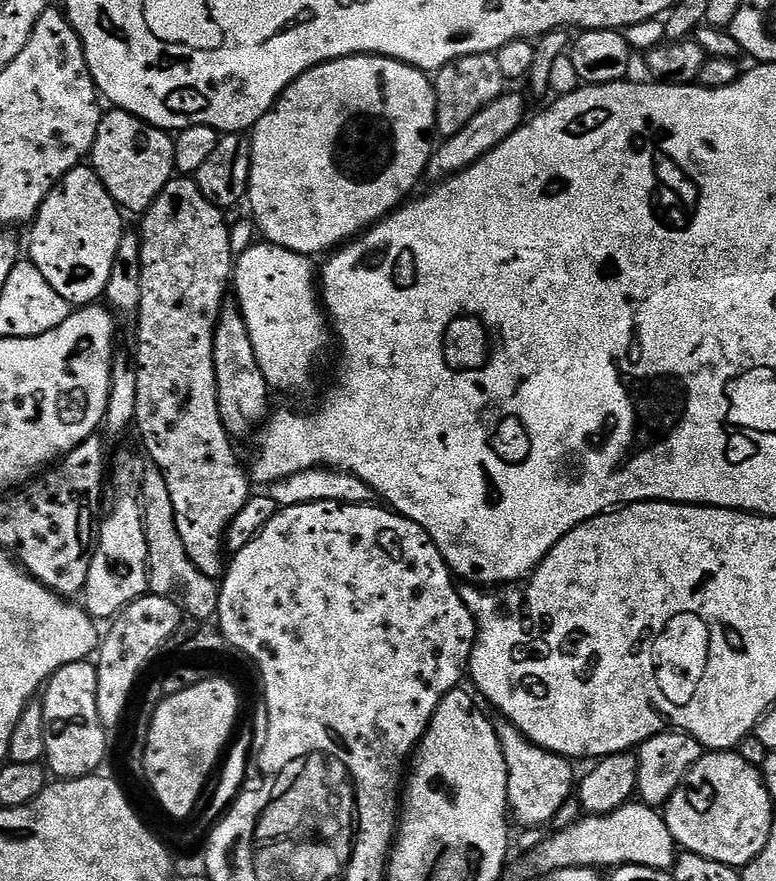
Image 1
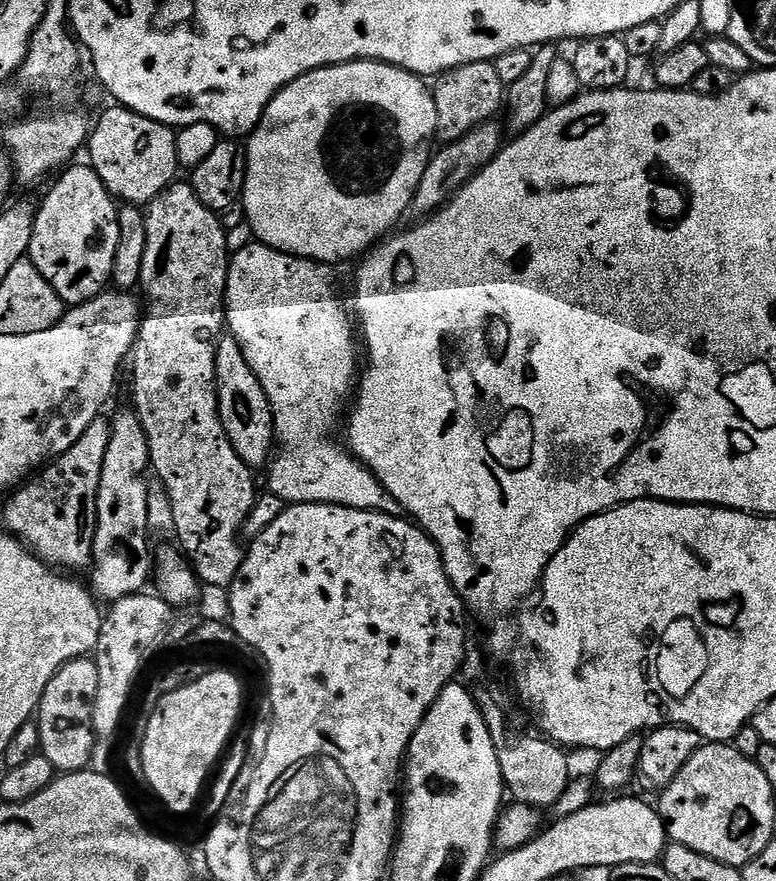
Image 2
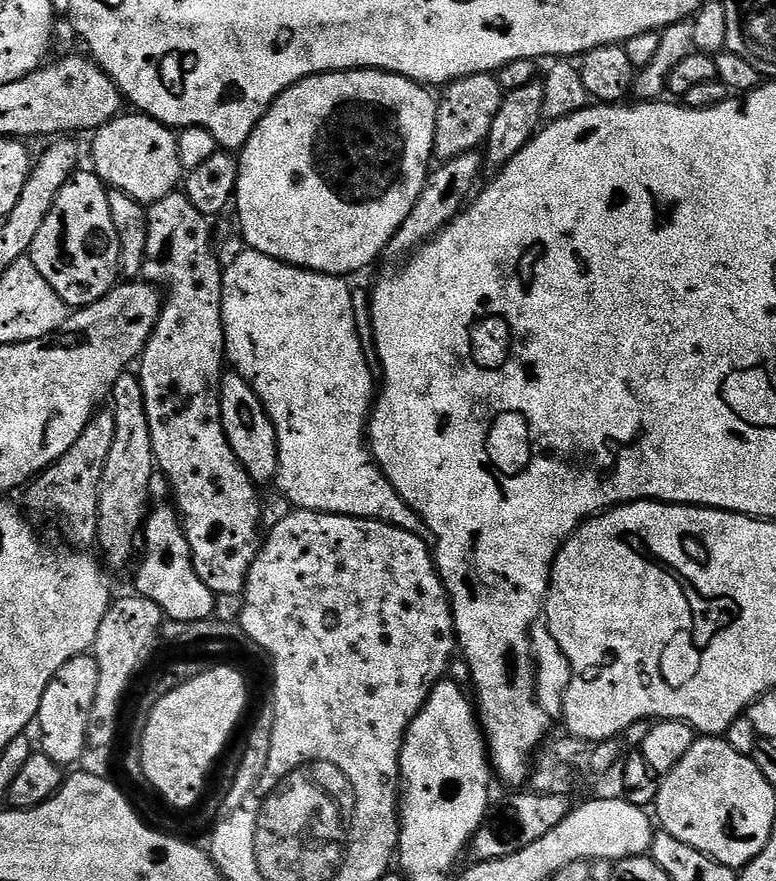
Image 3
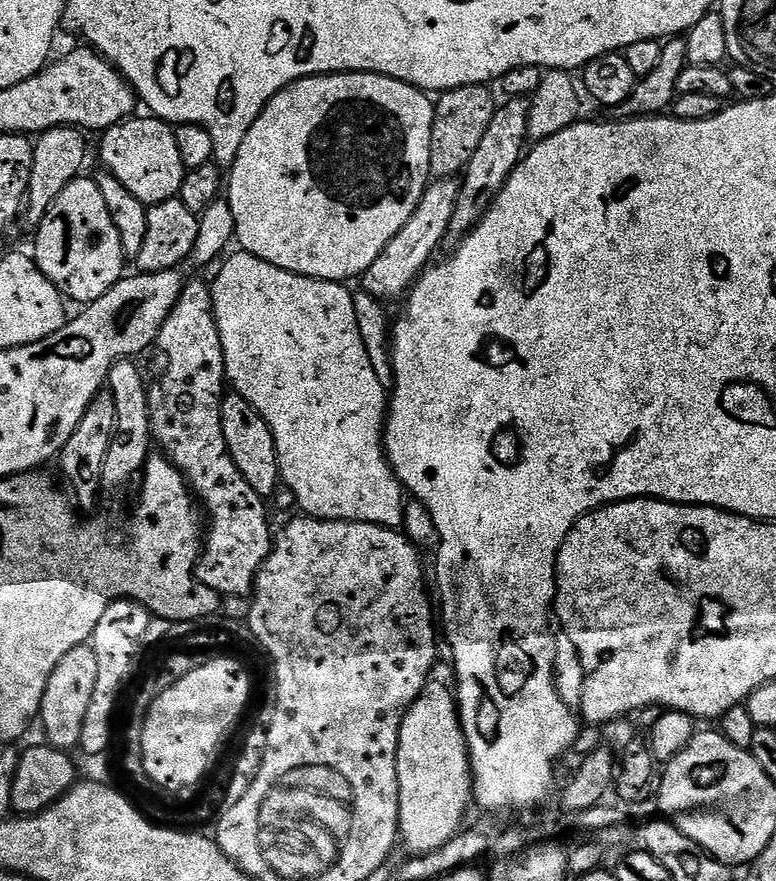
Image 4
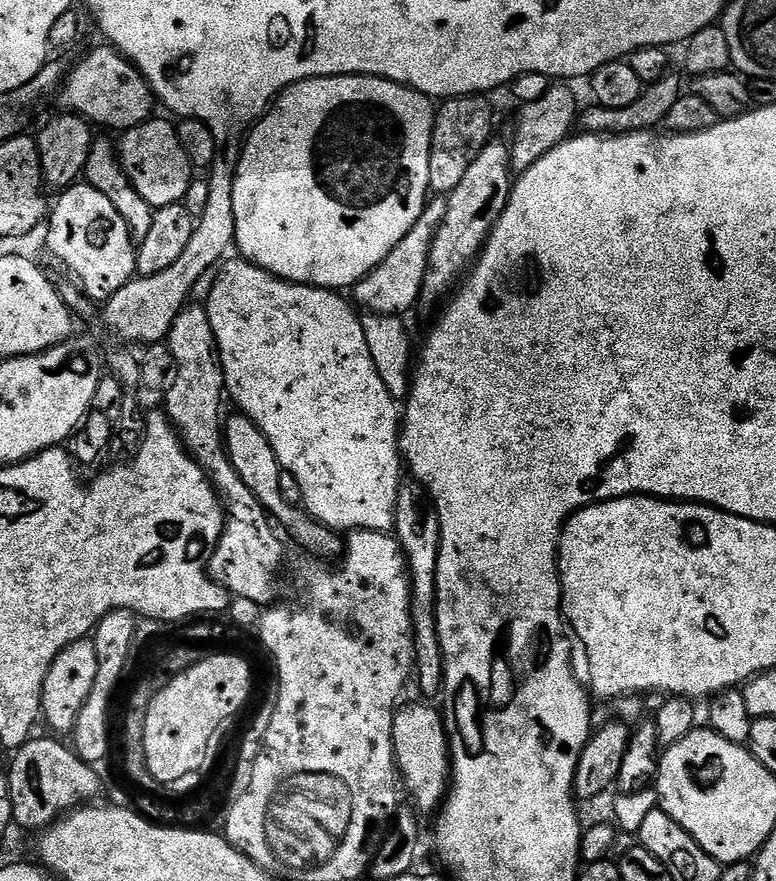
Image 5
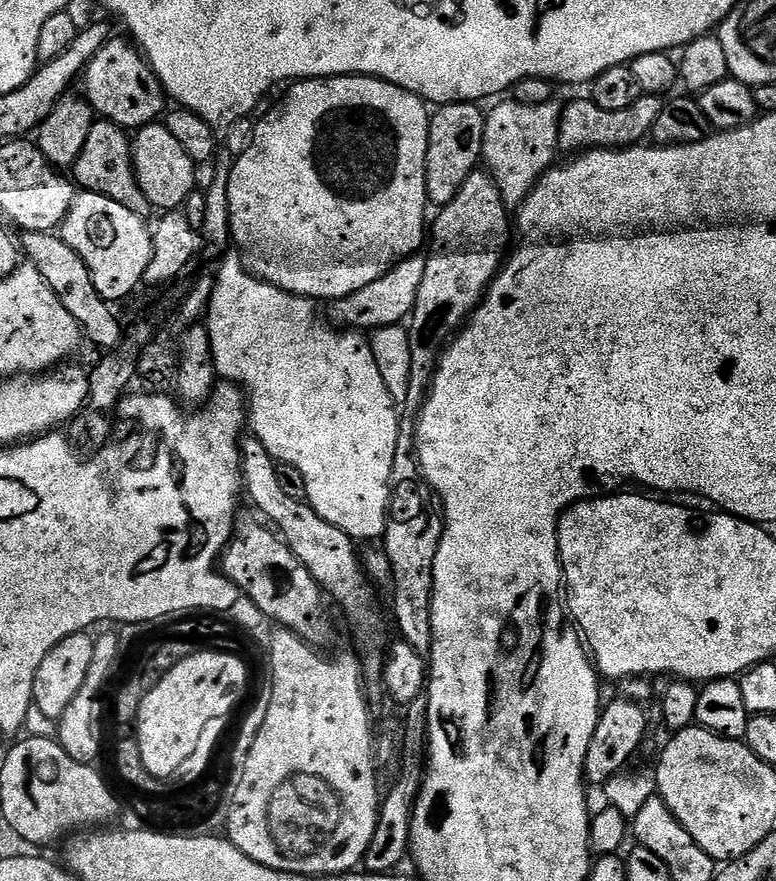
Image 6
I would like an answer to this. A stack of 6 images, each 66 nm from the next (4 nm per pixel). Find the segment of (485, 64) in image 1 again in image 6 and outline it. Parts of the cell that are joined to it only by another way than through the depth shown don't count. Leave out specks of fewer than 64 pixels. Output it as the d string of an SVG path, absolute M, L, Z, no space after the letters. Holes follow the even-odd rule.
M461 102L437 107L428 122L428 149L426 150L426 190L428 203L443 206L450 203L462 190L462 182L477 171L484 150L484 117L481 105Z

